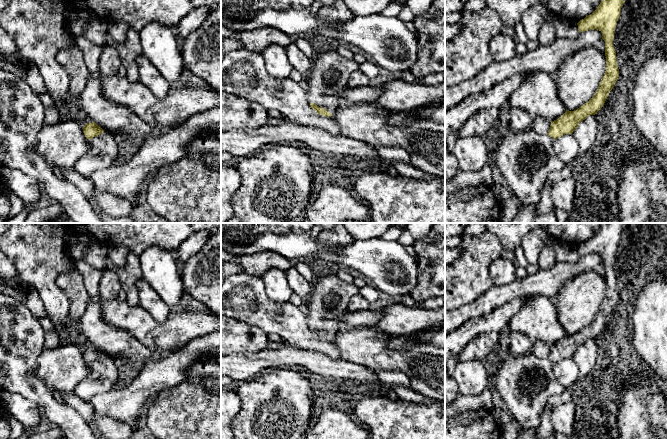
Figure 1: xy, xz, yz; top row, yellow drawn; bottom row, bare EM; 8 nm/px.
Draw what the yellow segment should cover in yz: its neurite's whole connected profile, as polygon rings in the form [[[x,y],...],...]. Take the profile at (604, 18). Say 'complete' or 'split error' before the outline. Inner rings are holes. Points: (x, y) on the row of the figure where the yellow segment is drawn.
split error; [[[601,0],[599,6],[592,14],[577,23],[579,32],[594,29],[599,30],[602,33],[602,39],[605,41],[606,71],[594,96],[578,109],[574,111],[566,110],[561,117],[552,121],[547,134],[538,134],[531,128],[518,132],[509,130],[499,140],[494,161],[505,179],[505,185],[523,206],[534,205],[538,207],[541,188],[547,181],[547,177],[565,165],[554,152],[555,140],[565,134],[572,134],[581,121],[590,115],[597,114],[603,107],[608,94],[613,89],[619,77],[613,40],[617,21],[620,17],[620,11],[624,2],[625,0]]]

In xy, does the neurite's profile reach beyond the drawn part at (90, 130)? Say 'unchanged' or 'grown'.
grown

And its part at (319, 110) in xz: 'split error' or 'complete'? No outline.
split error

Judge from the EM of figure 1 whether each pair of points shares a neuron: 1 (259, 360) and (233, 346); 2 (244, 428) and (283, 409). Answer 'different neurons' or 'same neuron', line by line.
1: different neurons
2: same neuron

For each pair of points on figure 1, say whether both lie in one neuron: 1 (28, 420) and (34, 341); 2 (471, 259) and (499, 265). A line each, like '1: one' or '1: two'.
1: two
2: two

